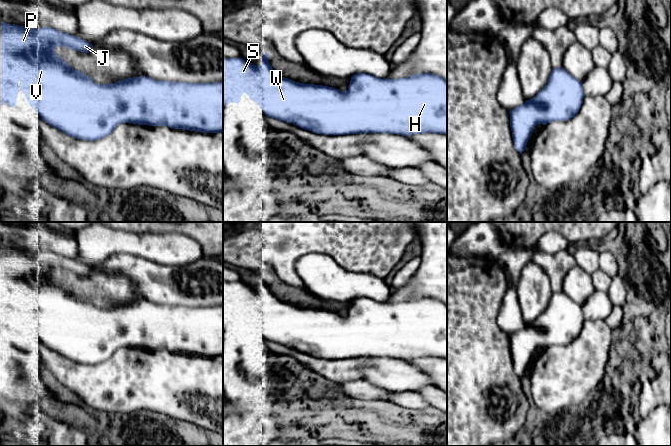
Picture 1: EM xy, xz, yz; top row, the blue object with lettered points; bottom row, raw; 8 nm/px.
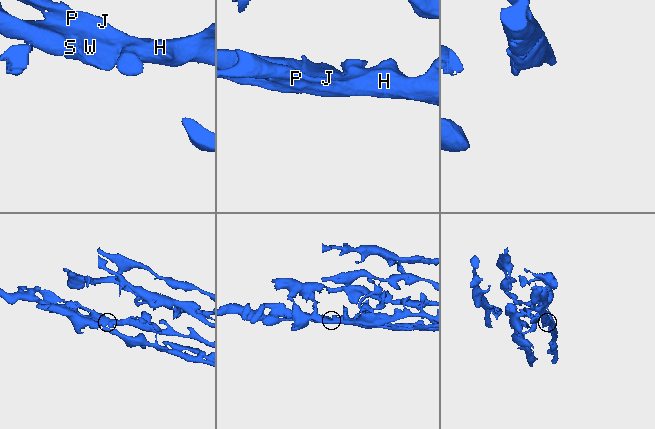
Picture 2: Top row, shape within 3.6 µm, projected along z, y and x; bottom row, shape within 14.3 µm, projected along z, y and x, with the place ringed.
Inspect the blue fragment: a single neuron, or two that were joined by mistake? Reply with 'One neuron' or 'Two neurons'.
One neuron

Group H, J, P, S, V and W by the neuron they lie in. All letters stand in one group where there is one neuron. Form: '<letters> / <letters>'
H J P S V W

